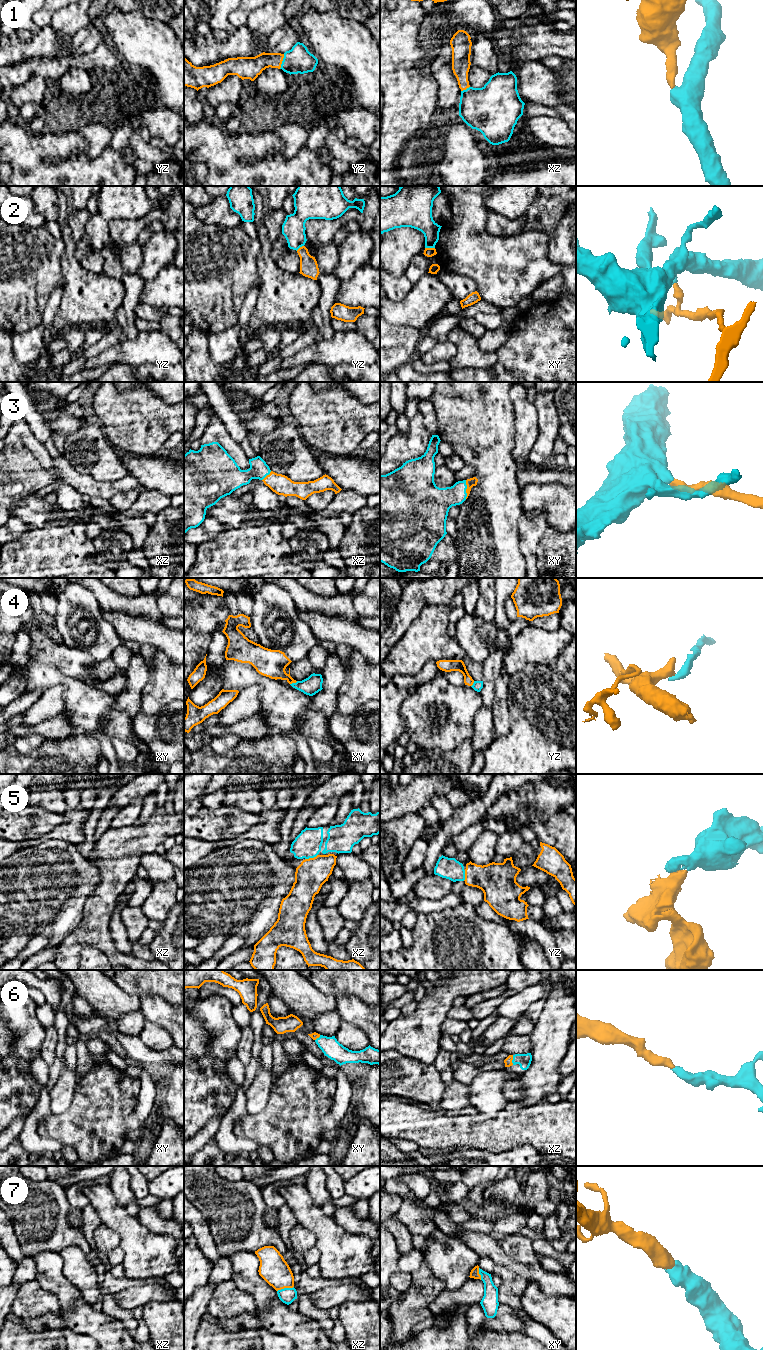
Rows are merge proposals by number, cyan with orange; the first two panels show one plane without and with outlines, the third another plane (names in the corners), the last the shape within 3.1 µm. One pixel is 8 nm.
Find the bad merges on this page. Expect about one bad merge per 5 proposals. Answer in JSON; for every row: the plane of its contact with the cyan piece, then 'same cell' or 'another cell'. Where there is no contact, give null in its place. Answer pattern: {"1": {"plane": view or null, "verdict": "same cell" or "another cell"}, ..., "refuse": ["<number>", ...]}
{"1": {"plane": "yz", "verdict": "same cell"}, "2": {"plane": "xy", "verdict": "another cell"}, "3": {"plane": "xy", "verdict": "same cell"}, "4": {"plane": "xy", "verdict": "another cell"}, "5": {"plane": "xz", "verdict": "same cell"}, "6": {"plane": "xz", "verdict": "same cell"}, "7": {"plane": "xz", "verdict": "same cell"}, "refuse": ["2", "4"]}

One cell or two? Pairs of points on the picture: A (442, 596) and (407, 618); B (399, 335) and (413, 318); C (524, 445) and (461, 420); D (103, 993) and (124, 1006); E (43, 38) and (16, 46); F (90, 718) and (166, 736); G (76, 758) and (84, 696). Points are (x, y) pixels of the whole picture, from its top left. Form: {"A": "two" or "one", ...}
{"A": "one", "B": "two", "C": "two", "D": "one", "E": "one", "F": "two", "G": "two"}

